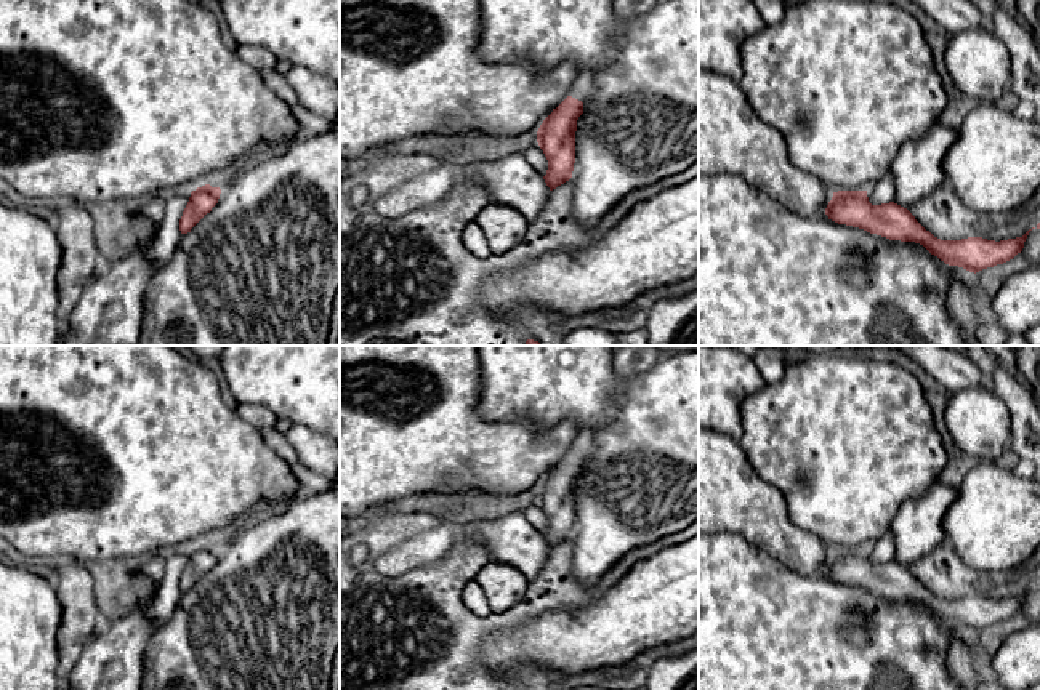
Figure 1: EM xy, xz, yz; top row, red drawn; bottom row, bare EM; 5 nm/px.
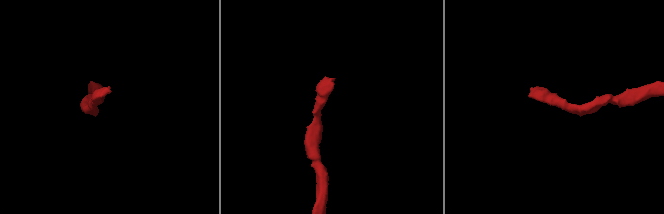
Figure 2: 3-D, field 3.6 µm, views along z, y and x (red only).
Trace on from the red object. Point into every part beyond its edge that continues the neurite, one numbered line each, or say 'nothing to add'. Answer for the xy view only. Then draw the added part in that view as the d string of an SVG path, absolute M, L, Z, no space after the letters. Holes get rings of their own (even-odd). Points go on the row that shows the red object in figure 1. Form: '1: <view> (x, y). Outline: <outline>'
nothing to add

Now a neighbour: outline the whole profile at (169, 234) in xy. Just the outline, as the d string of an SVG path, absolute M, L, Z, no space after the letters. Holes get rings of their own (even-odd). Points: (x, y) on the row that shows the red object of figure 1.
M192 184L175 192L170 192L165 203L163 224L159 227L154 243L147 251L147 259L152 261L152 267L157 271L163 267L171 258L181 240L179 219L189 202L191 192L204 184Z

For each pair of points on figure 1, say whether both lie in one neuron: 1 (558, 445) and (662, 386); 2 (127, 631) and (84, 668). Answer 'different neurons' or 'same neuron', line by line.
1: different neurons
2: same neuron

